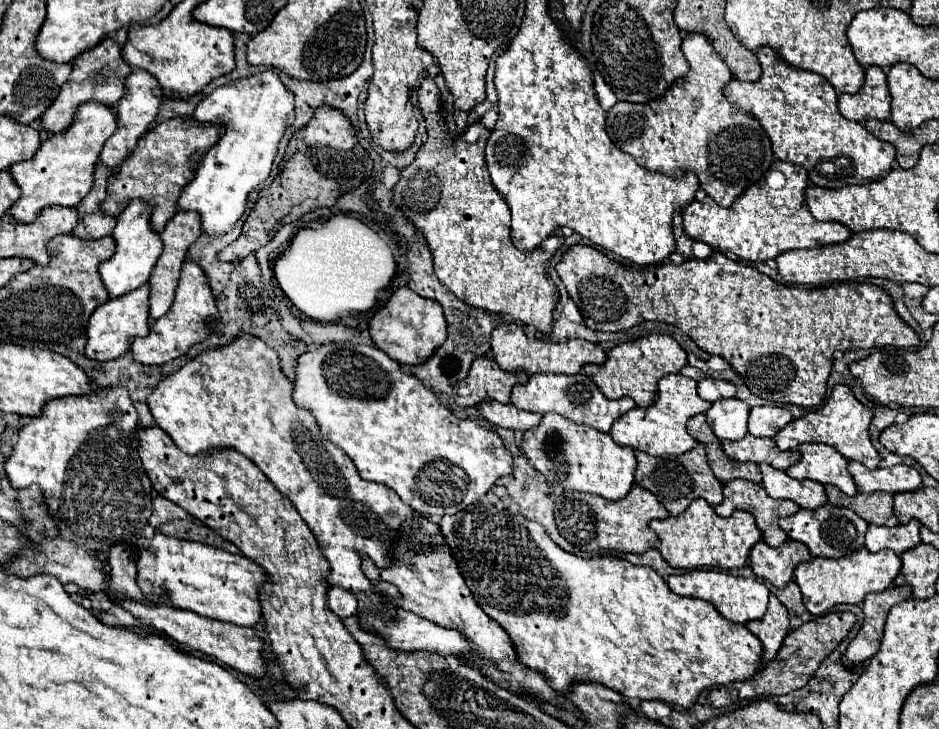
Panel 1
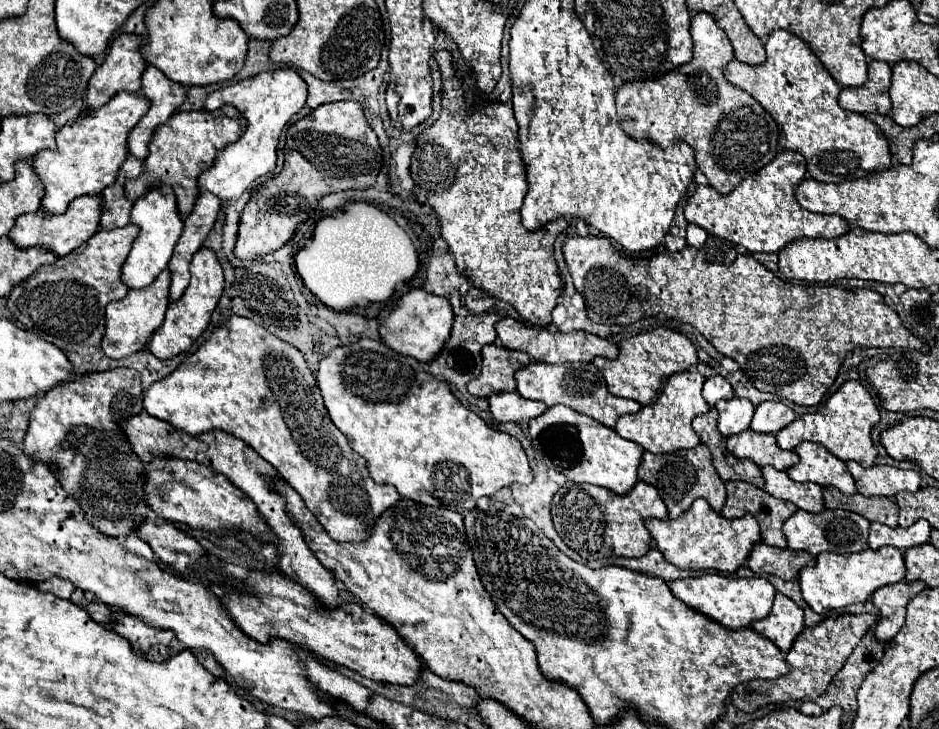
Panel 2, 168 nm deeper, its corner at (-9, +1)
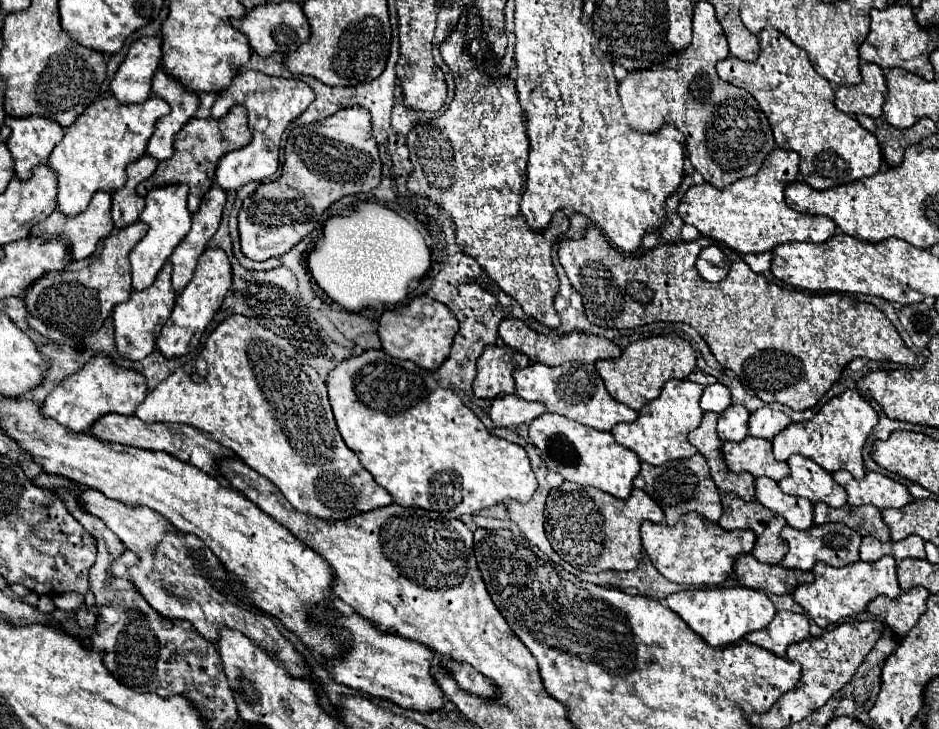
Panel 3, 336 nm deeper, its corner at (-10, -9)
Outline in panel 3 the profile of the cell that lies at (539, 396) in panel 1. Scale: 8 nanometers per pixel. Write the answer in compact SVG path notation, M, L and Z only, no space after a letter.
M532 363L514 373L516 395L526 401L540 401L546 405L548 413L560 413L568 419L574 419L582 425L594 427L598 431L610 431L614 425L622 421L636 421L638 413L630 407L614 401L606 391L598 371L594 365L584 363L564 363L558 367L548 367L540 363Z

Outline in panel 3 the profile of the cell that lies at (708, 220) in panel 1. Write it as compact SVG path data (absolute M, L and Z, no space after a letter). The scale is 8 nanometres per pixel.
M774 149L764 167L748 179L732 183L728 189L716 189L708 183L692 185L680 201L678 213L684 223L694 225L700 235L724 243L738 253L766 253L788 241L822 243L836 235L836 223L826 217L810 217L792 211L784 201L784 187L798 179L796 151Z

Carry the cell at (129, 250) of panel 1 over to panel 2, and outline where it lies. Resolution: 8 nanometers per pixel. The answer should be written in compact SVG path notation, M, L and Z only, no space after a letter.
M159 185L149 189L143 197L139 197L131 211L131 223L139 225L139 237L133 241L131 253L123 265L123 283L133 287L147 287L155 281L155 277L167 267L173 247L183 233L183 219L177 209L177 197L171 185Z

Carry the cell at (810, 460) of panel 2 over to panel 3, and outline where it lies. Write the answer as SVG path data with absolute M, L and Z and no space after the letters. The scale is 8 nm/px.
M792 455L788 459L790 475L778 485L788 495L806 497L812 503L826 503L830 507L844 507L848 501L846 491L826 473L818 463L804 455Z

